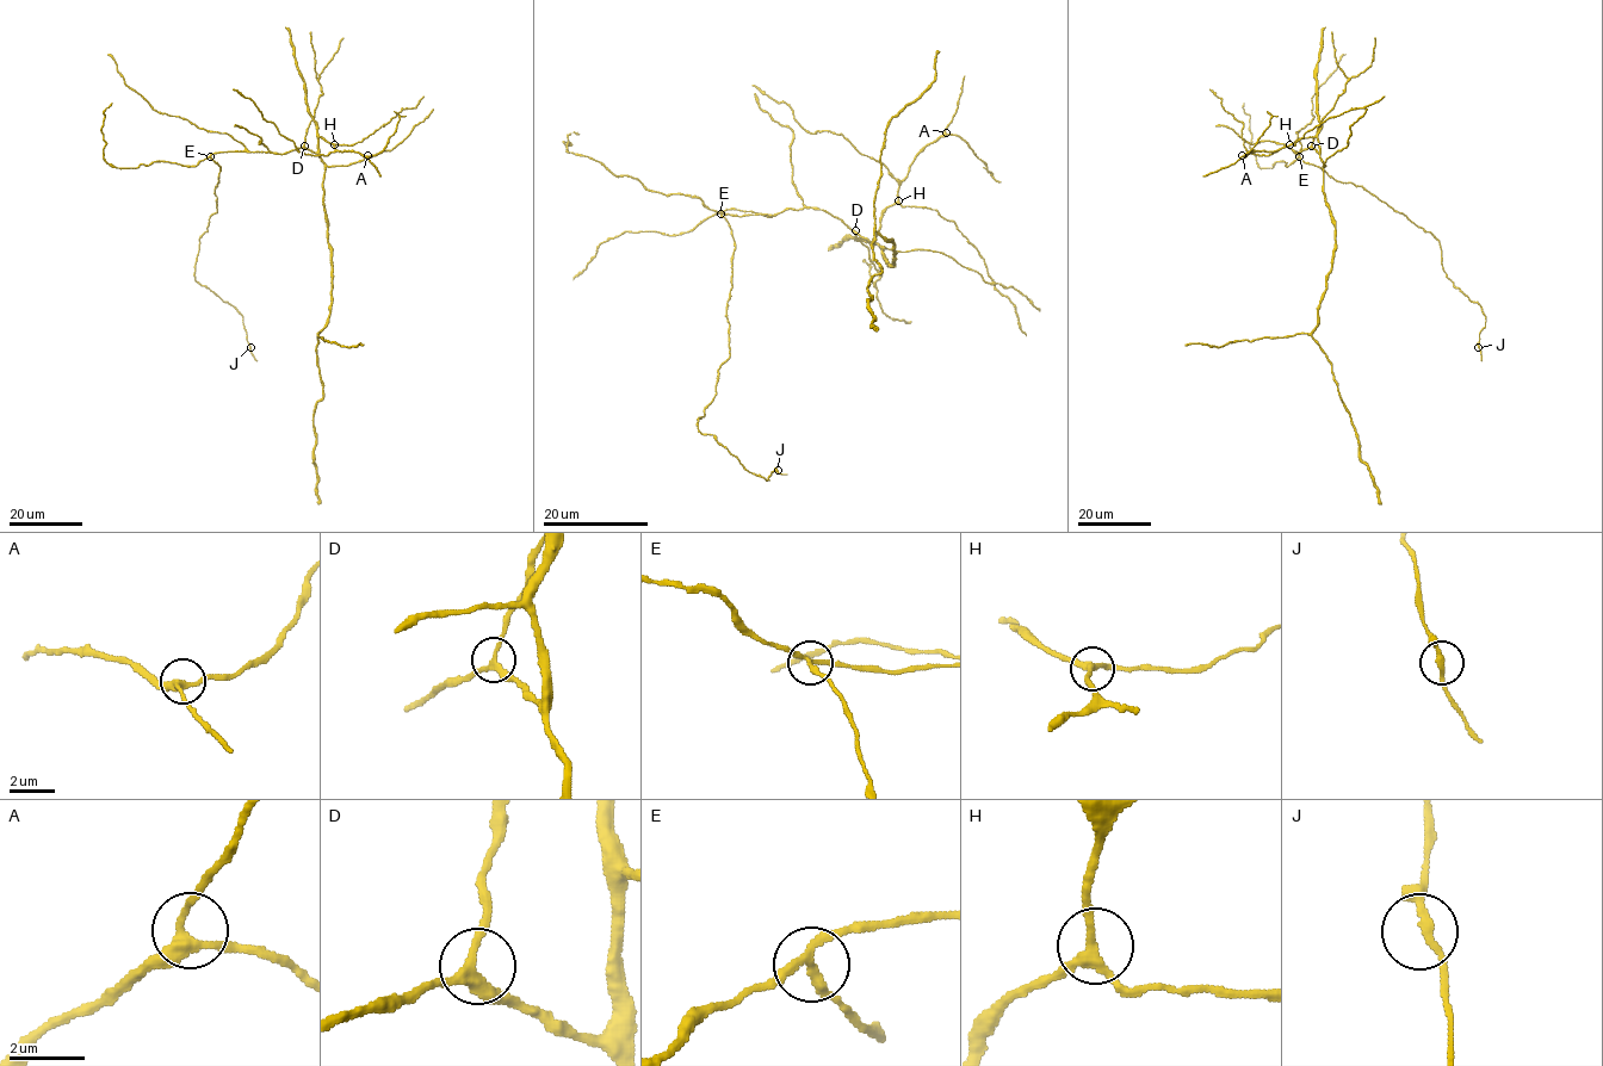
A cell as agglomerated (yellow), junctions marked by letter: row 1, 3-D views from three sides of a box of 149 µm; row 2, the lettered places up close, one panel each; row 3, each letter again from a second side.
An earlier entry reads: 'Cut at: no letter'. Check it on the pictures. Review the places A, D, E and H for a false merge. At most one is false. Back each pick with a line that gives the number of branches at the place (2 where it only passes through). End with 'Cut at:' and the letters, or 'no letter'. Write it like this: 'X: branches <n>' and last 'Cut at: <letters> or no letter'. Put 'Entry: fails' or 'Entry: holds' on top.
Entry: holds
Cut at: no letter

